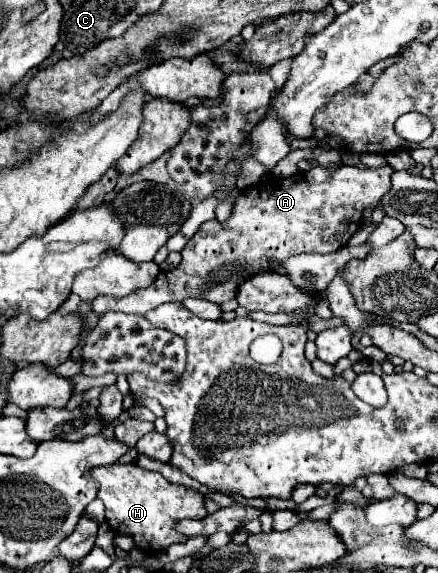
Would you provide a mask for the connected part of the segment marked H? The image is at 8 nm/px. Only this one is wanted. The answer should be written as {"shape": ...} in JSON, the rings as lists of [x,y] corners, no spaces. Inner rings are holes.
{"shape":[[[107,464],[93,468],[91,476],[99,482],[99,498],[105,504],[105,520],[115,532],[129,534],[135,538],[137,548],[163,552],[175,542],[187,542],[187,536],[181,536],[175,530],[175,524],[183,518],[205,518],[205,496],[195,488],[183,484],[167,482],[159,472],[145,470],[137,464]]]}

